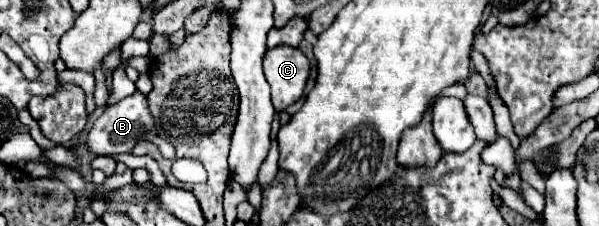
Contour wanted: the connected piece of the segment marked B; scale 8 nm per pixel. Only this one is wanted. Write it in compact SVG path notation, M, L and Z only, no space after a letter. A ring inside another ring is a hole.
M134 93L114 105L108 105L102 113L102 117L98 117L88 133L88 147L92 155L116 155L116 153L130 153L132 147L140 141L140 139L148 139L152 143L156 143L160 147L160 151L164 153L164 157L174 159L174 145L162 137L158 137L158 131L154 127L154 117L148 109L148 101L146 95L142 93Z

